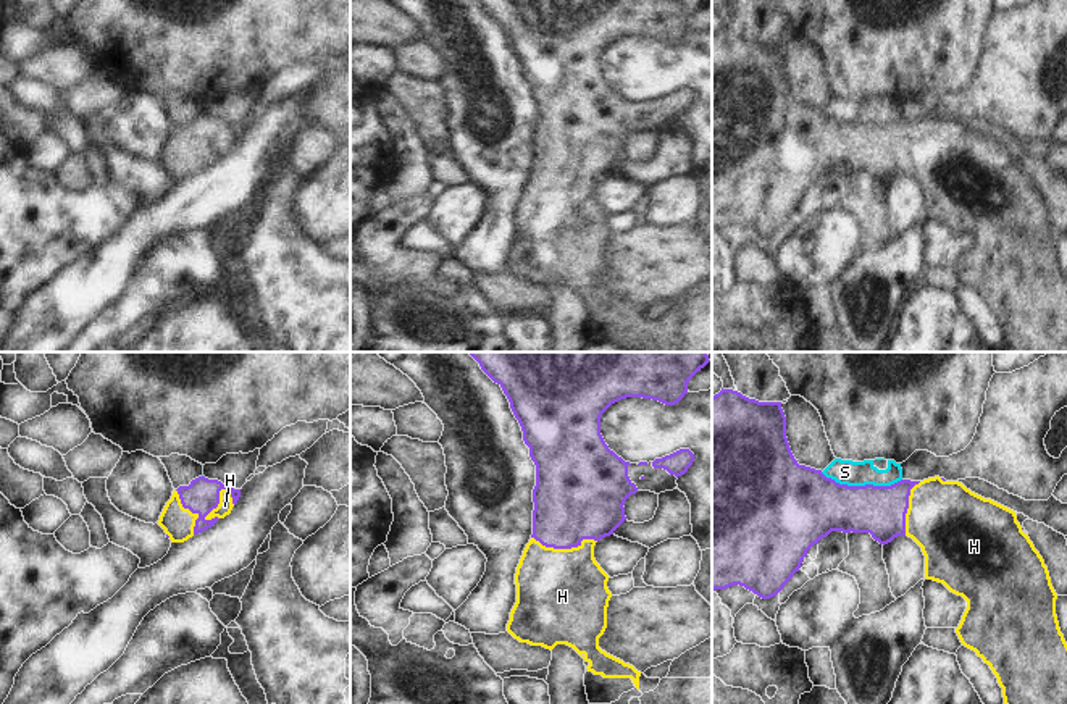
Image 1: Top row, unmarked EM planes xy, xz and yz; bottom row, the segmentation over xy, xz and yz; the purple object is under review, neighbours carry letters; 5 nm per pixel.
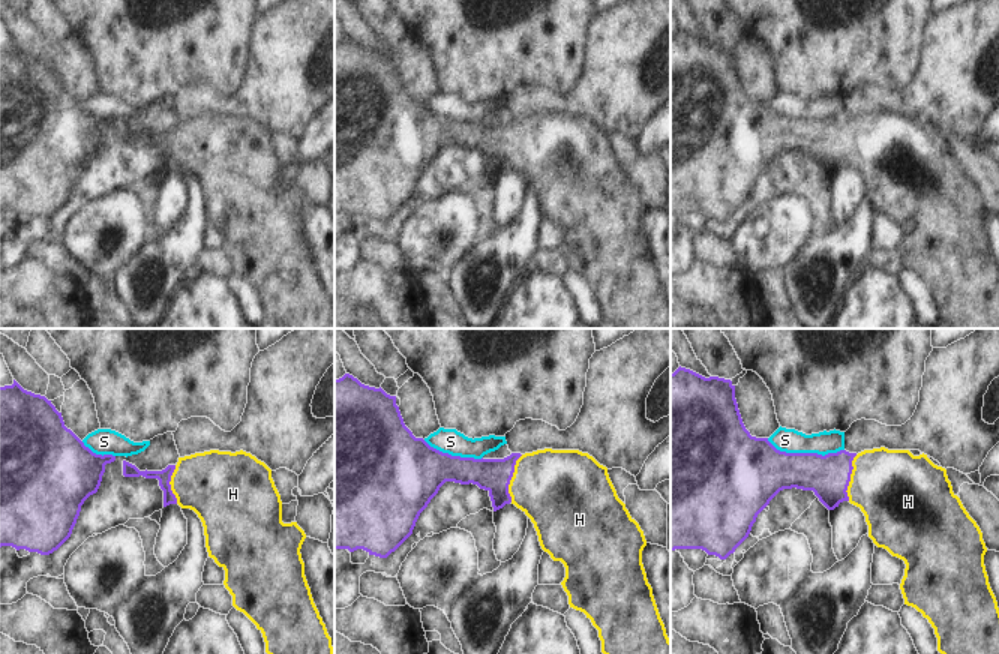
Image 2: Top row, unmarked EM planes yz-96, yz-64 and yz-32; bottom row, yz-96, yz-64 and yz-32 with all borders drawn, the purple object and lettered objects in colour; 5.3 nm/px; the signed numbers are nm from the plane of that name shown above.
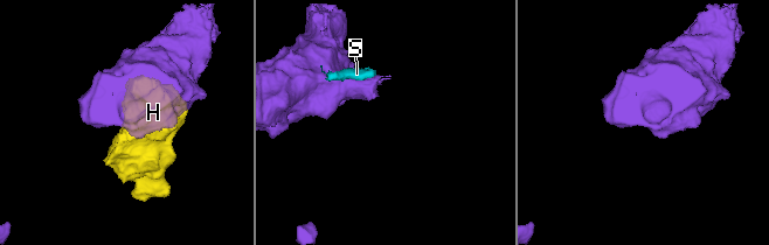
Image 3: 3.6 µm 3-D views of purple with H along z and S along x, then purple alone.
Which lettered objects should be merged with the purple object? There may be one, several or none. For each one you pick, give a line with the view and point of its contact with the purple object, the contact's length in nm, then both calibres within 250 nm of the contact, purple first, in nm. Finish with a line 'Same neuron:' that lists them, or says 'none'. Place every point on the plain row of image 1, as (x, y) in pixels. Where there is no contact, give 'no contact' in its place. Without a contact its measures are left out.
H: meets purple in xz at (564, 186); contact 320 nm long; 400 nm thick on the purple side, 460 nm on the other
Same neuron: H

